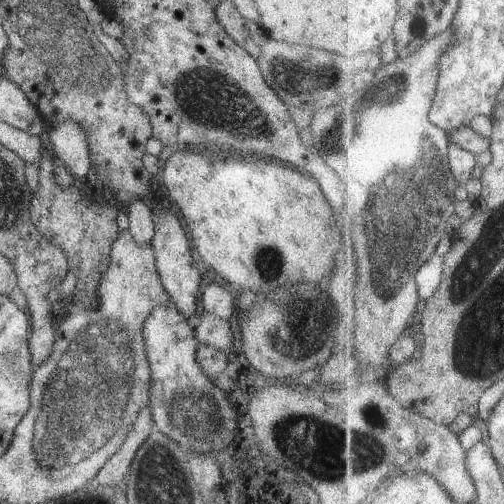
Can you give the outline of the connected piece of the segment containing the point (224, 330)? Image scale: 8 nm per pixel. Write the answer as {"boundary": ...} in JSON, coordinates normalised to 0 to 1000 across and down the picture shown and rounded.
{"boundary":[[[395,619],[389,627],[395,643],[383,655],[383,671],[395,683],[442,694],[446,700],[458,694],[460,661],[448,635],[407,619]]]}

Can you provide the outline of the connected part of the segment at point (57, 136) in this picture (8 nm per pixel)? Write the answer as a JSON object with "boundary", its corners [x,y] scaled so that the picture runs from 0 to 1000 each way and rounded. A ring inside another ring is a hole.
{"boundary":[[[129,240],[115,252],[93,252],[83,274],[93,298],[129,329],[151,361],[171,357],[183,343],[171,274],[155,248]]]}

